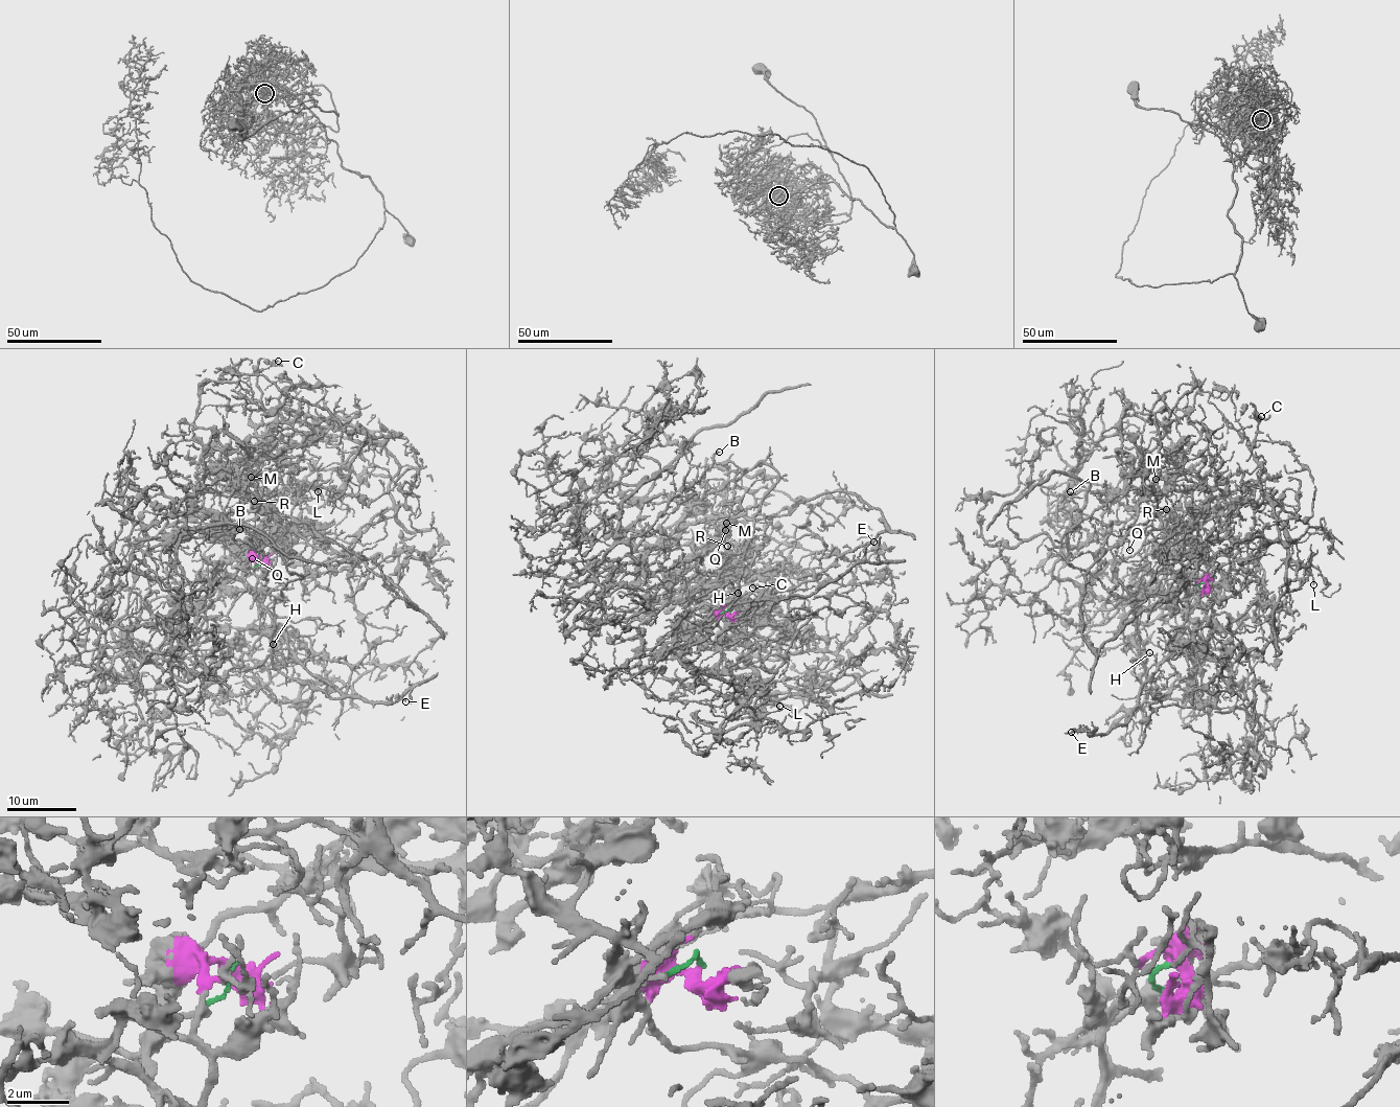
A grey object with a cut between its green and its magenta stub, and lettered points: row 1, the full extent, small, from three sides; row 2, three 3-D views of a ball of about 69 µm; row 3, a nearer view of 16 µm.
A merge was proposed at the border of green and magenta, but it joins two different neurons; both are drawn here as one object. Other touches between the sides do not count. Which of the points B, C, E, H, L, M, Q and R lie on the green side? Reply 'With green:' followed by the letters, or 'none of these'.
With green: C, L

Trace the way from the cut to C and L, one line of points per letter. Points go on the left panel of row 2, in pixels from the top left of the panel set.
C: (261, 556), (248, 566), (300, 535), (283, 526), (344, 552), (398, 470), (264, 408), (277, 361)
L: (261, 556), (283, 526), (344, 552), (392, 500), (341, 467), (319, 491)

